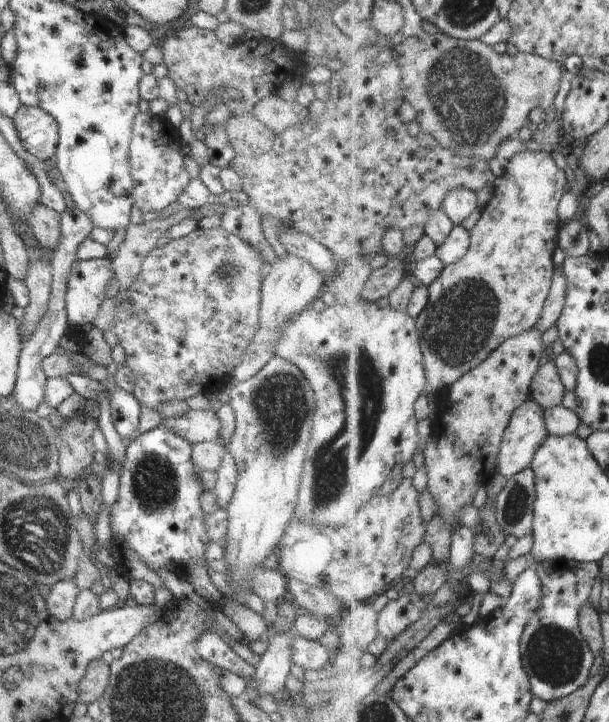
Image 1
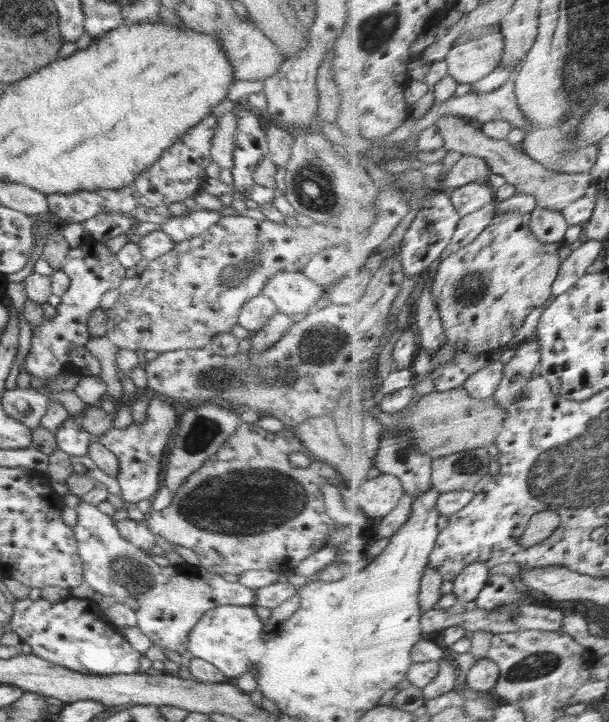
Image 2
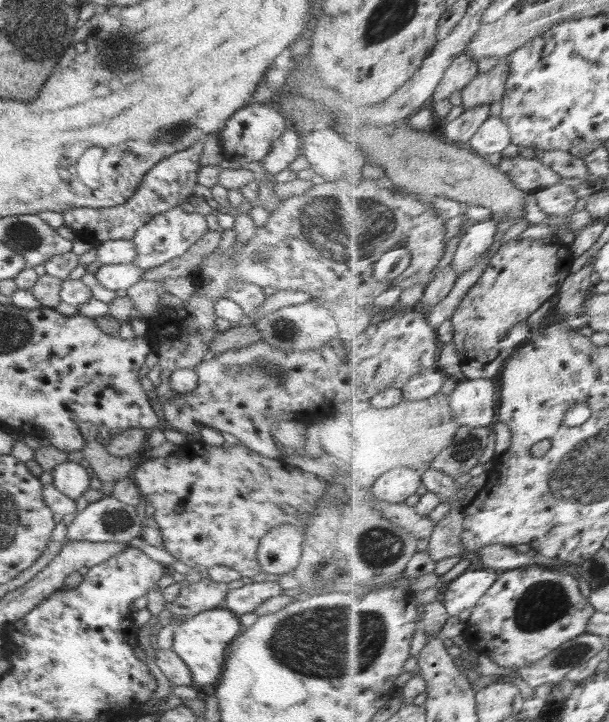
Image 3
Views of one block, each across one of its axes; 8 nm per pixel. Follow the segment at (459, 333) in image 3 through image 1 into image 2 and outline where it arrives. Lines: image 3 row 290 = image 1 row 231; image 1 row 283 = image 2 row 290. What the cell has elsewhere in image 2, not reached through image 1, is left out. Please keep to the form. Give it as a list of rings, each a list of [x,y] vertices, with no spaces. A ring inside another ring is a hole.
[[[512,212],[512,214],[506,214],[506,216],[504,214],[497,214],[494,222],[470,246],[466,246],[460,252],[449,256],[441,262],[434,282],[434,299],[436,299],[436,303],[440,307],[445,332],[450,338],[449,342],[457,348],[458,352],[480,355],[484,352],[490,353],[497,350],[497,348],[504,348],[515,340],[522,326],[525,326],[526,319],[530,314],[543,304],[546,304],[548,298],[552,296],[554,283],[557,281],[564,265],[562,260],[560,260],[560,248],[562,248],[562,244],[542,241],[541,238],[538,238],[538,235],[534,234],[532,222],[532,212]]]

